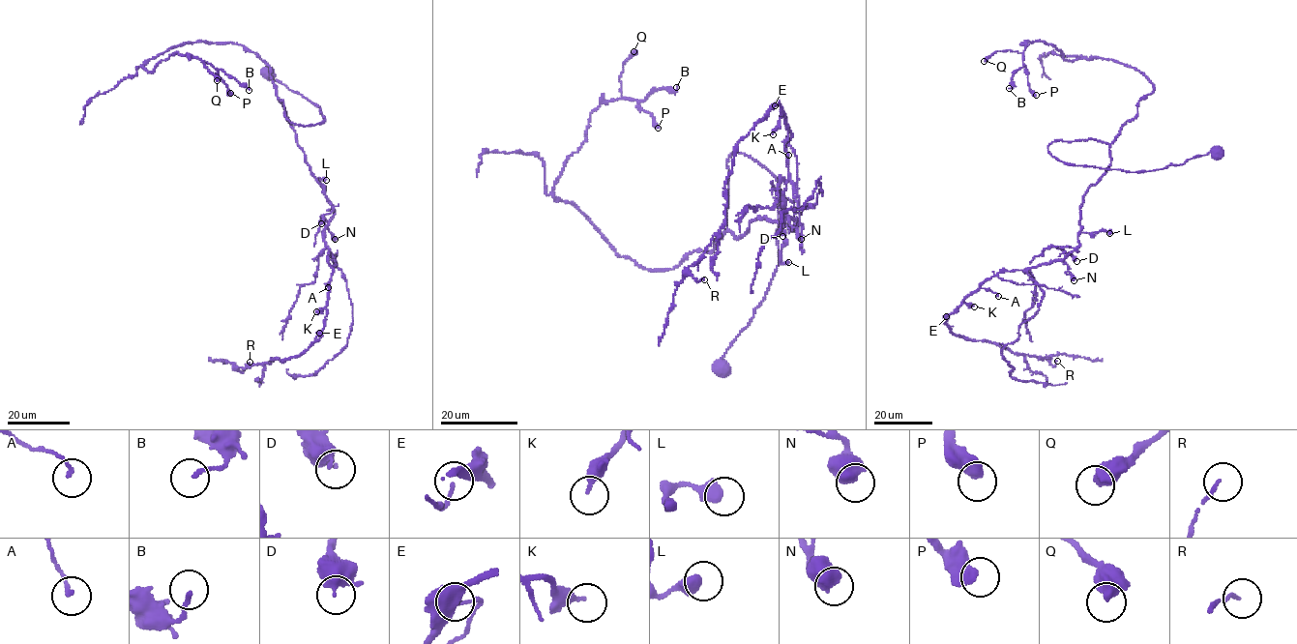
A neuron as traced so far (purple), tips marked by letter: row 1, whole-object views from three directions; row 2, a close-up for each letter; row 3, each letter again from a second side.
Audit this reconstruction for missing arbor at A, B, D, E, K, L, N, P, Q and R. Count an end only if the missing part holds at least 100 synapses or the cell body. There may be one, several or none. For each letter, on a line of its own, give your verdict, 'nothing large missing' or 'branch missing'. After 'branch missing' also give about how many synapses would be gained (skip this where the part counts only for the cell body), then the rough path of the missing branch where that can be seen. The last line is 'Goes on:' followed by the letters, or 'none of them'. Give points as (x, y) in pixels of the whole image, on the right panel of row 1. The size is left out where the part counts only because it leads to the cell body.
A: nothing large missing
B: nothing large missing
D: nothing large missing
E: nothing large missing
K: nothing large missing
L: nothing large missing
N: nothing large missing
P: nothing large missing
Q: nothing large missing
R: nothing large missing
Goes on: none of them

